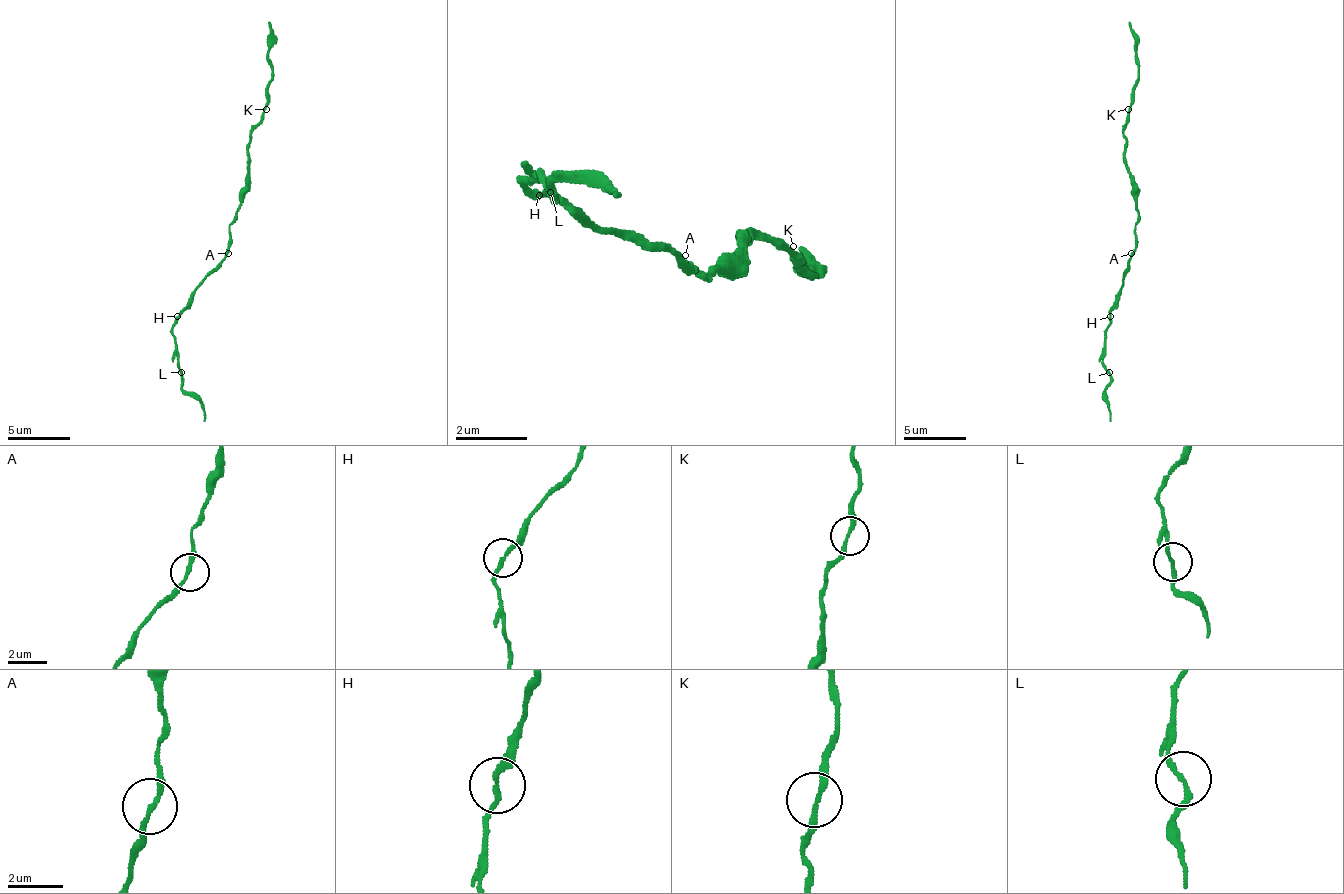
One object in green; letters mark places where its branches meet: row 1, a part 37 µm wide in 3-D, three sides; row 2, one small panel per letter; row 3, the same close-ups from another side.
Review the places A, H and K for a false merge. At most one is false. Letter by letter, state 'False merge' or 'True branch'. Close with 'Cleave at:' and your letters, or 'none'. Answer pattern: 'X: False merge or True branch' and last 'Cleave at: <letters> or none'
A: True branch
H: False merge
K: True branch
Cleave at: H

